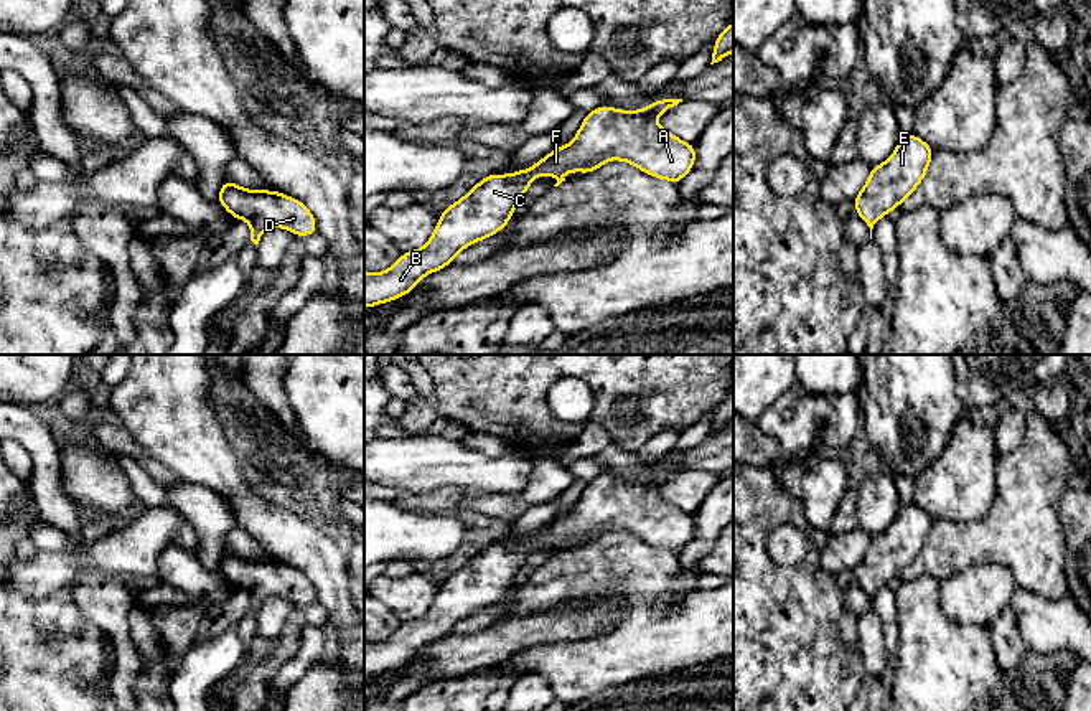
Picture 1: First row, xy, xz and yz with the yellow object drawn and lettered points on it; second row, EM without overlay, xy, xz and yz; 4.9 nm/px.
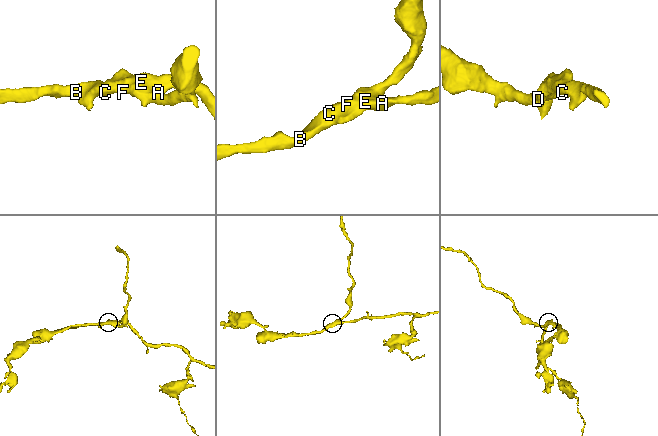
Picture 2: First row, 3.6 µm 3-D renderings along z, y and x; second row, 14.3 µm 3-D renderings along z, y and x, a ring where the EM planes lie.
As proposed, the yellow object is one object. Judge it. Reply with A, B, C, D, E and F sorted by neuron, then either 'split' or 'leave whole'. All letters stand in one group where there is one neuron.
groups A B C D E F; leave whole

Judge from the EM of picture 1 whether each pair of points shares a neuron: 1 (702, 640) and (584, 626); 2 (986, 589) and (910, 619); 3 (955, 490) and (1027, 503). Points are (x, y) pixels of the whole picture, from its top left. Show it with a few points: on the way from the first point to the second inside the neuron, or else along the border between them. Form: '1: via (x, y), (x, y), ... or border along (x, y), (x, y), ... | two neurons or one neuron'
1: border along (625, 594), (623, 612), (607, 629), (569, 639) | two neurons
2: border along (940, 583), (943, 611), (958, 622), (978, 624) | two neurons
3: border along (996, 459), (994, 499), (983, 517), (964, 523) | two neurons

